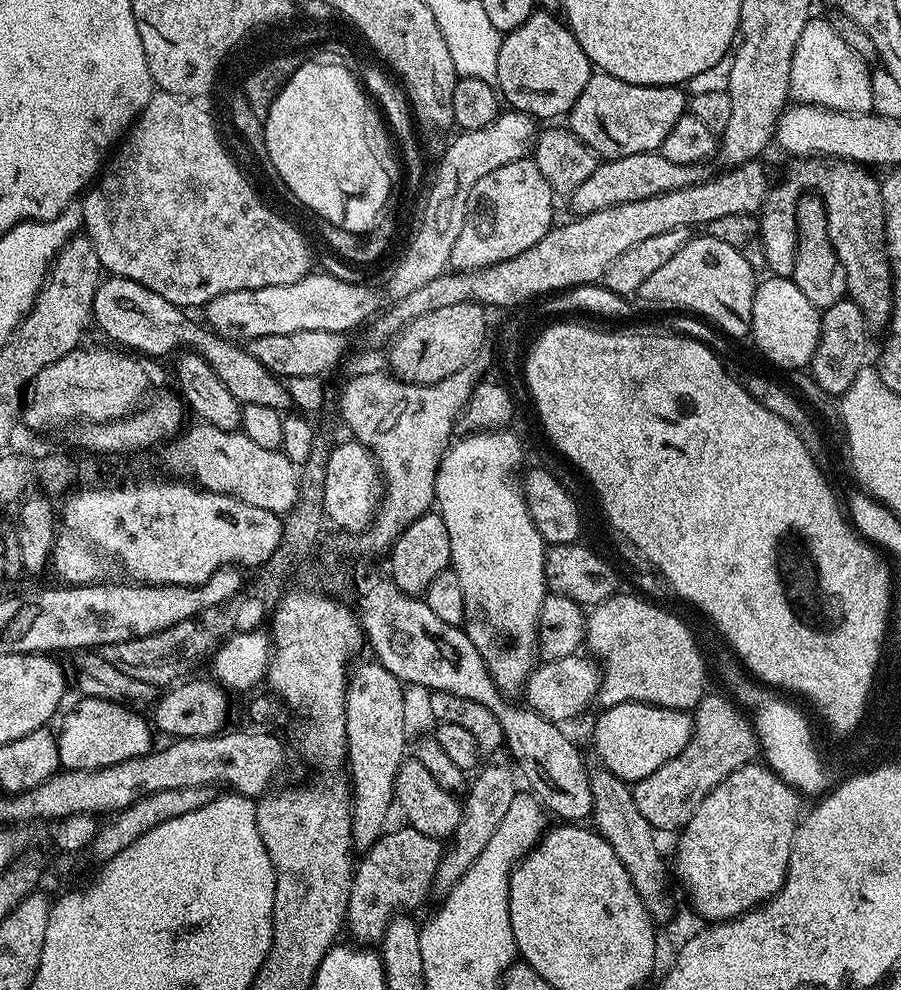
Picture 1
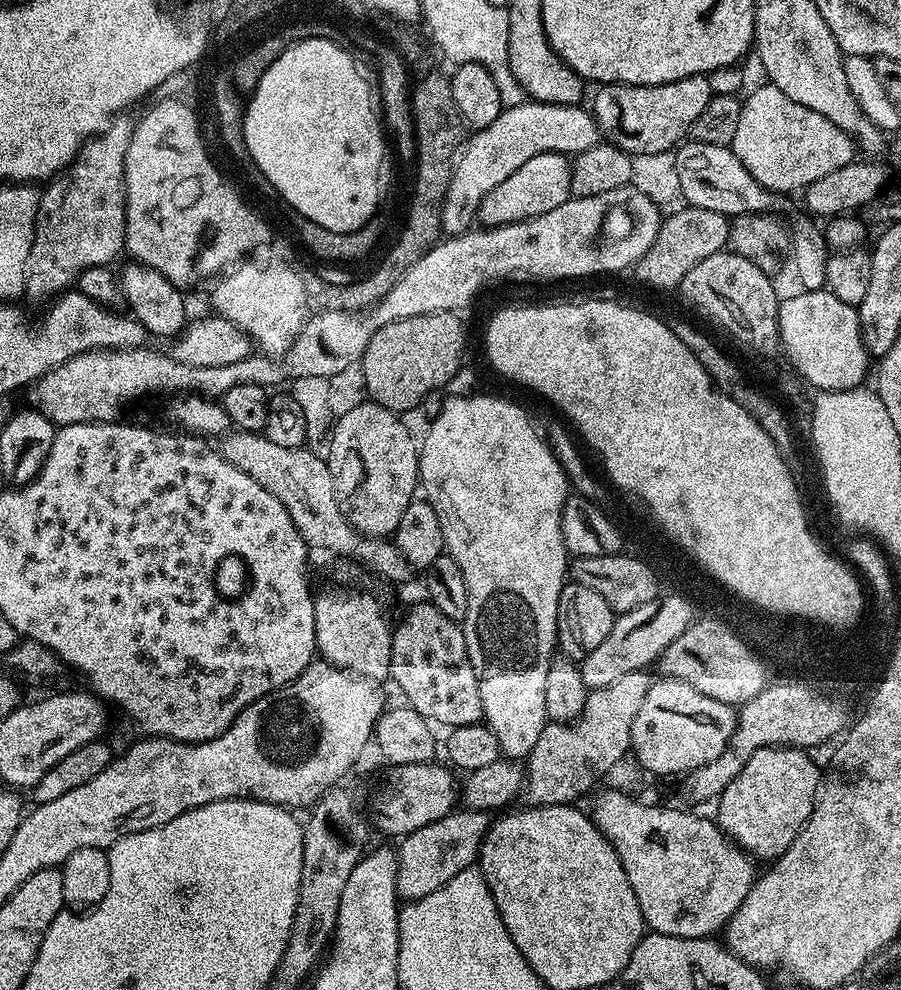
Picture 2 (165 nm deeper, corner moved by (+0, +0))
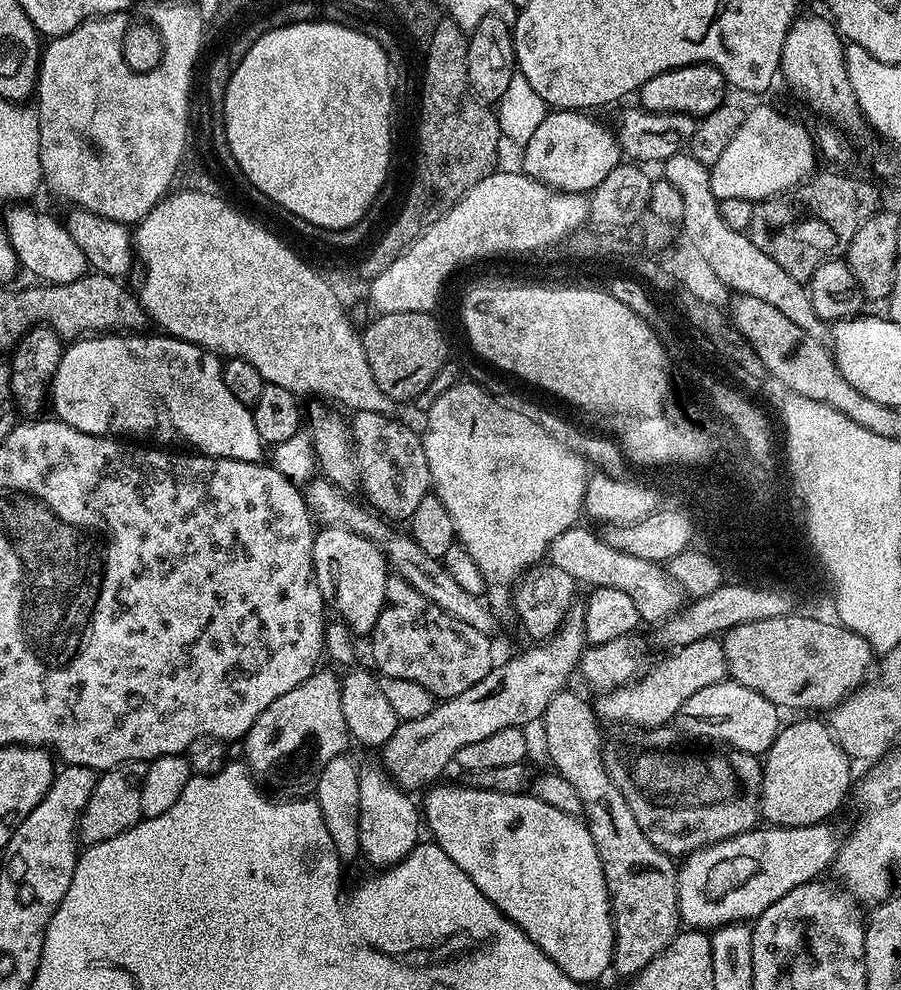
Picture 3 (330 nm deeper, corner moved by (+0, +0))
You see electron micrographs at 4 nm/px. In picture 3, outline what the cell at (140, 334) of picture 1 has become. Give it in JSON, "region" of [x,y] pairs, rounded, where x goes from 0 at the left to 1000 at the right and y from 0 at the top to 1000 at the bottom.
{"region":[[[13,208],[8,211],[2,222],[2,228],[9,233],[9,243],[18,258],[18,266],[23,272],[27,271],[36,279],[41,279],[41,284],[50,287],[72,287],[73,285],[82,285],[87,281],[99,278],[98,262],[95,257],[91,257],[87,244],[82,244],[82,240],[78,240],[74,229],[70,225],[67,226],[53,214],[39,214],[36,210],[27,210],[31,208]]]}

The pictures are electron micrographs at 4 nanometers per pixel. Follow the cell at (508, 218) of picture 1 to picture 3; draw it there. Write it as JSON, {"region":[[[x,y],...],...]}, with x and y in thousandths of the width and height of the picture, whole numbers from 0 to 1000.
{"region":[[[613,111],[605,117],[602,127],[593,131],[588,143],[579,146],[584,178],[600,182],[610,190],[620,194],[647,194],[655,196],[690,165],[690,155],[685,134],[678,128],[665,125],[660,116],[648,111]]]}

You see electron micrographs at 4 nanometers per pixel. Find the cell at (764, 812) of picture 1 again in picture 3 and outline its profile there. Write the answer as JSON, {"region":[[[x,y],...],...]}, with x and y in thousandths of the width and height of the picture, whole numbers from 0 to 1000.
{"region":[[[913,726],[883,727],[880,731],[871,730],[859,745],[852,759],[846,764],[844,781],[844,823],[853,833],[862,836],[885,836],[900,832],[913,832],[932,816],[937,807],[942,807],[943,797],[948,792],[947,773],[943,766],[928,748],[923,736]]]}

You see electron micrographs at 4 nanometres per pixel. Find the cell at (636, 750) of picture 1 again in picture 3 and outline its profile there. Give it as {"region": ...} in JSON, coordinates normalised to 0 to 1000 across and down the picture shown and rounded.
{"region":[[[805,685],[798,691],[779,693],[772,701],[761,705],[752,720],[754,734],[765,744],[782,743],[786,749],[798,749],[830,760],[837,765],[852,759],[868,734],[867,716],[855,710],[846,701],[824,693],[818,687]]]}

